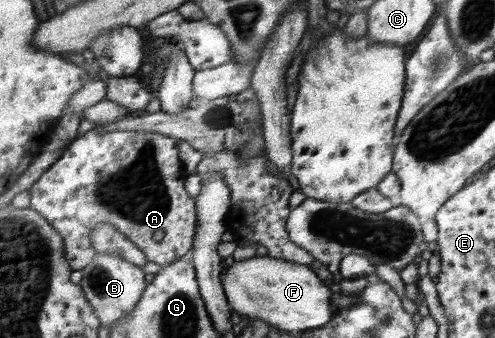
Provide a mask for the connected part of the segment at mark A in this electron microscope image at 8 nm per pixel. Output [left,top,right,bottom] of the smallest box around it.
[29,128,196,271]

